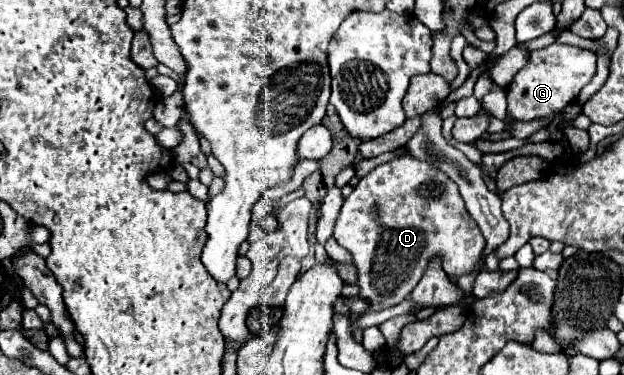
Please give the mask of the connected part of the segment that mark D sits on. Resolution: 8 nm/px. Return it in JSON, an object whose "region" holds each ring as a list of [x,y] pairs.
{"region":[[[410,156],[394,158],[386,164],[376,166],[370,174],[360,178],[354,192],[344,200],[344,206],[336,218],[336,226],[332,232],[334,240],[346,248],[352,256],[352,264],[358,270],[356,286],[360,288],[358,298],[370,304],[370,310],[384,310],[400,304],[410,296],[414,286],[420,282],[428,262],[438,258],[442,262],[442,270],[448,278],[462,278],[474,270],[484,270],[484,246],[486,240],[470,218],[456,184],[436,170],[436,166],[428,162],[420,162]]]}

